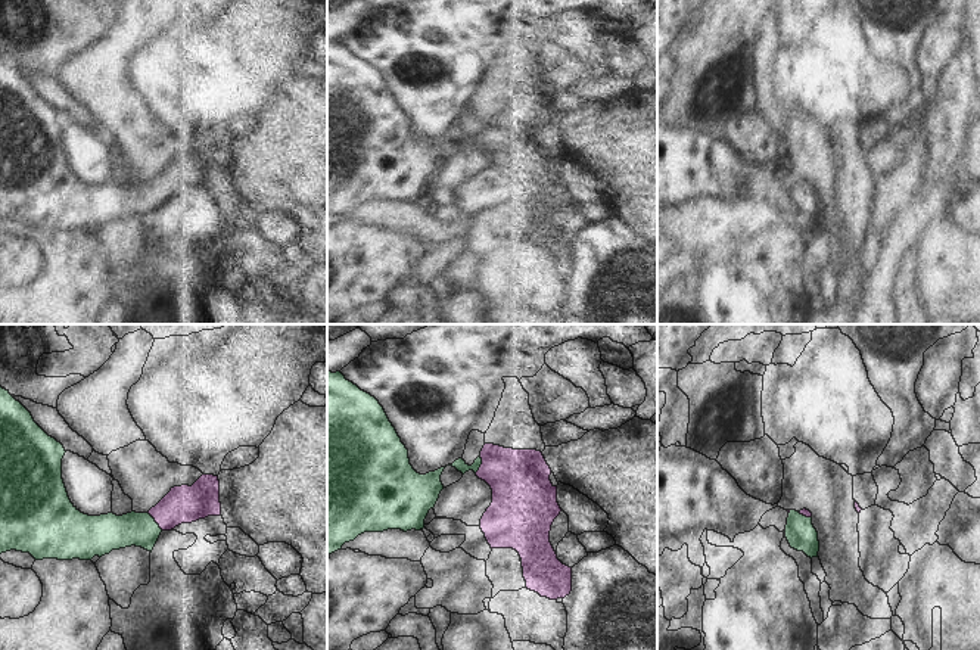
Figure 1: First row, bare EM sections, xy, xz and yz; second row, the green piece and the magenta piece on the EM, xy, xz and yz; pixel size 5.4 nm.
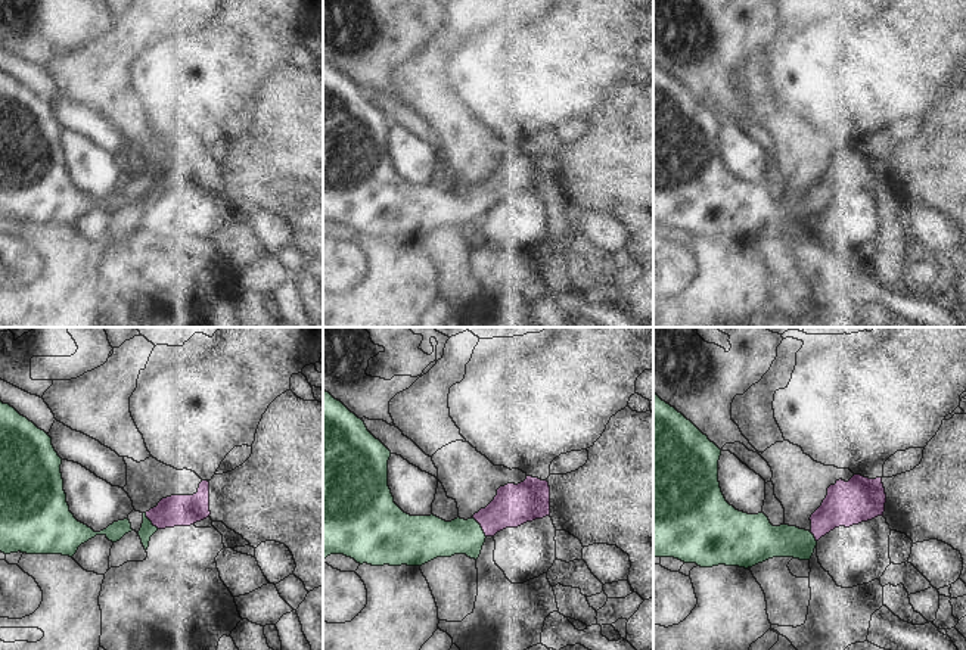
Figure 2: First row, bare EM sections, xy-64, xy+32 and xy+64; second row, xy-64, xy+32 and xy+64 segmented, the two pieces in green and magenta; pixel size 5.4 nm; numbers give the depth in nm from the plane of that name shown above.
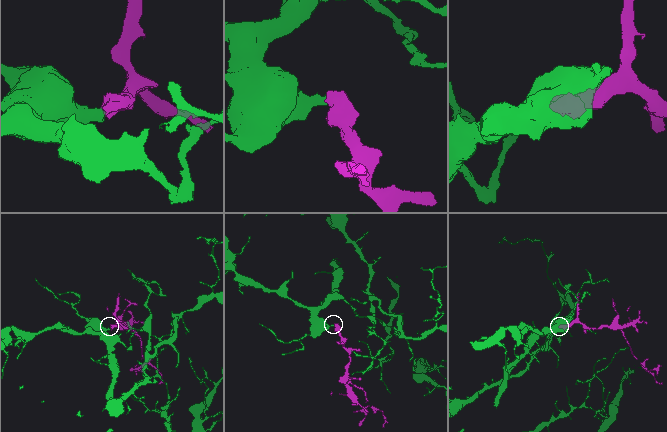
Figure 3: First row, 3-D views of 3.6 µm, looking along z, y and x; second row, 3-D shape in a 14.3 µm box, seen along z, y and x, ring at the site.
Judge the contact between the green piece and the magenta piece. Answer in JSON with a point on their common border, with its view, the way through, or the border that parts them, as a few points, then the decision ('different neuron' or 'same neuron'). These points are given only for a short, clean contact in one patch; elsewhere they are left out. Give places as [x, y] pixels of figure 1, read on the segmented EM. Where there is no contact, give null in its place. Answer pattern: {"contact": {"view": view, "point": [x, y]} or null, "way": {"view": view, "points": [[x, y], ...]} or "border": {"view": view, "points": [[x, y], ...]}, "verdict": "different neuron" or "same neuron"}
{"contact": {"view": "xy", "point": [154, 521]}, "way": {"view": "xy", "points": [[109, 532], [143, 529], [154, 521], [183, 504]]}, "verdict": "same neuron"}

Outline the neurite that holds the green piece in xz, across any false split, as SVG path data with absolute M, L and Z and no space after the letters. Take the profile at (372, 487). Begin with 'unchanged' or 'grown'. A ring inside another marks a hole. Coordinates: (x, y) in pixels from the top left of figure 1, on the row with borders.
unchanged; M327 371L329 554L364 532L423 529L429 510L435 507L444 489L444 469L417 473L410 464L408 450L379 401L346 380L340 371Z

